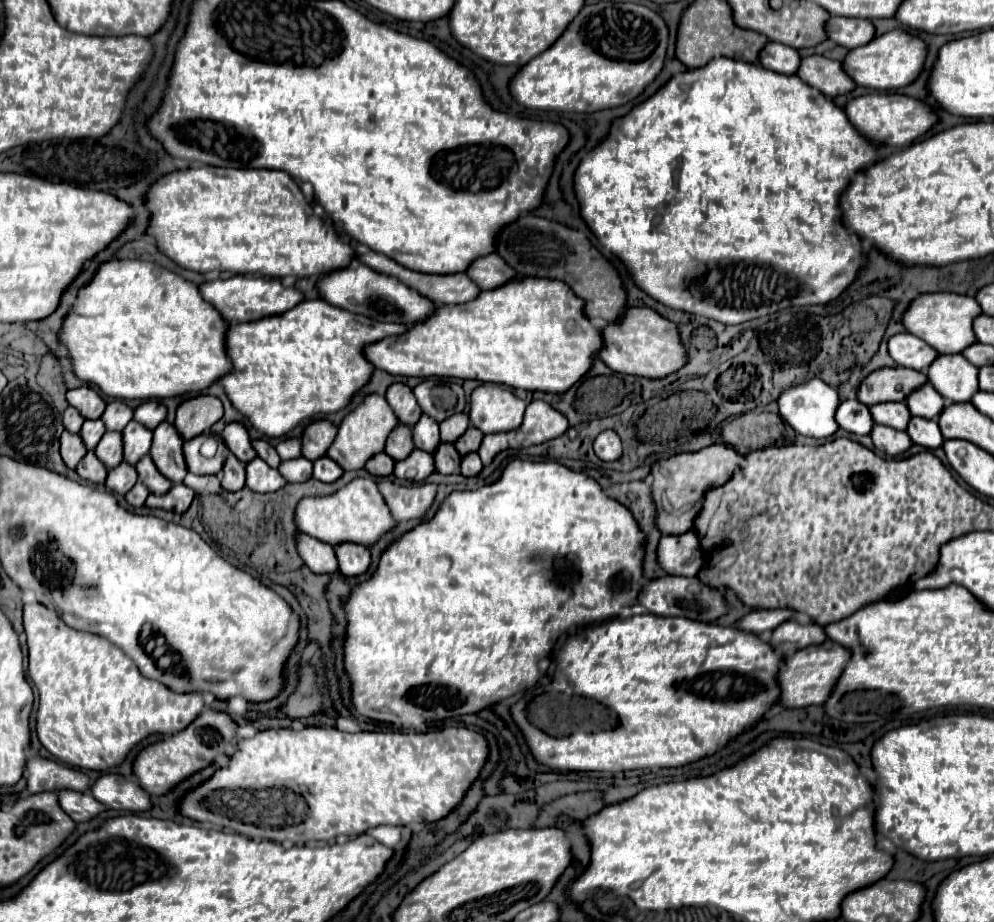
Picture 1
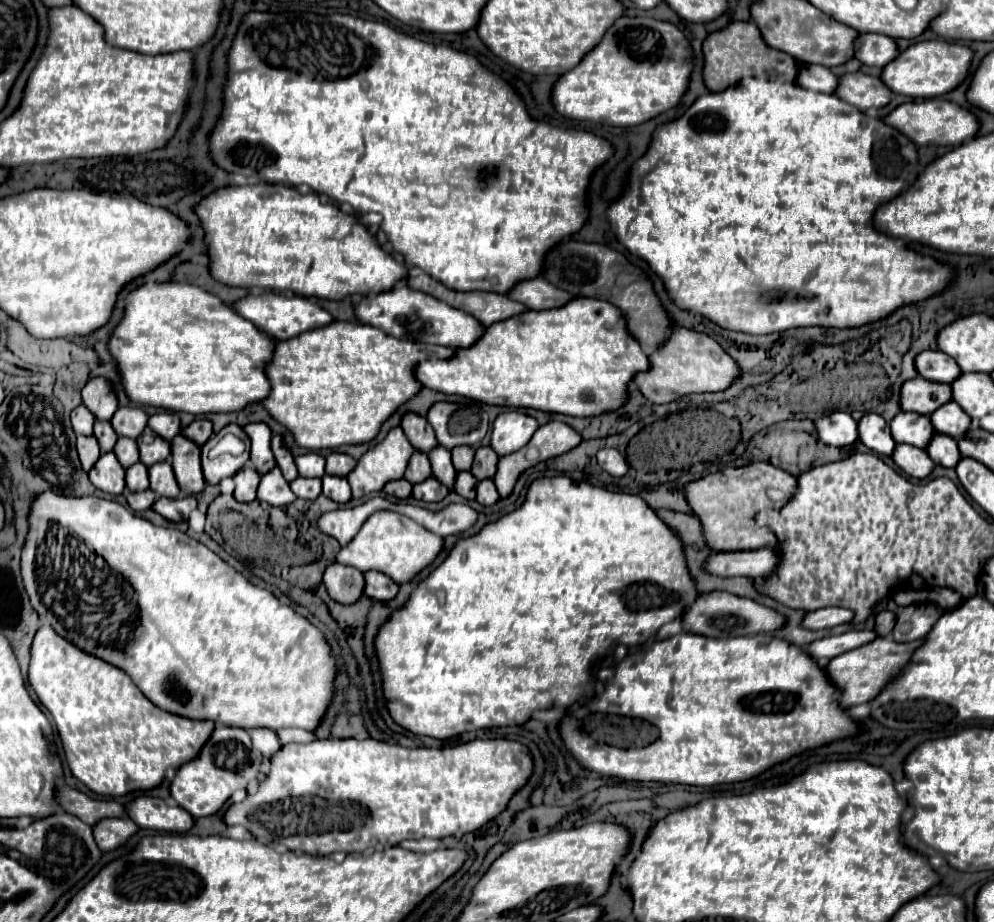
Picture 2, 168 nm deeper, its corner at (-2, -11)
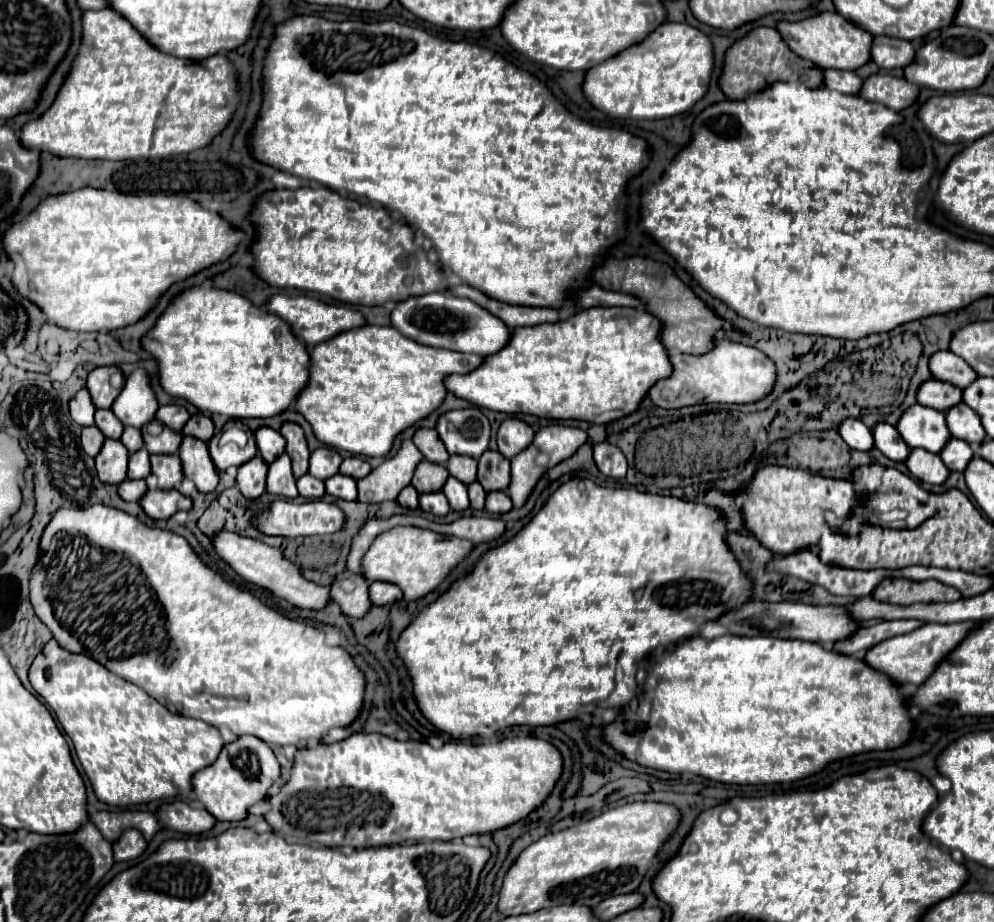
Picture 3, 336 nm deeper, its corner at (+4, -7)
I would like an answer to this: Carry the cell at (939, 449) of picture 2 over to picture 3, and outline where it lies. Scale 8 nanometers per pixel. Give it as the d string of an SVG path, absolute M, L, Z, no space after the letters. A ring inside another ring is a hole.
M952 439L948 445L946 445L946 451L940 453L942 461L946 463L946 467L950 467L952 471L964 471L970 463L970 459L974 457L974 451L968 443L964 443L962 439Z

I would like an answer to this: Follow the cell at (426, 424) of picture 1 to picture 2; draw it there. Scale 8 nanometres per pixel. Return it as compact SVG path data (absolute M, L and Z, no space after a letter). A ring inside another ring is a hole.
M436 445L432 451L428 451L428 459L430 459L432 473L436 475L436 479L440 479L452 491L452 479L456 477L456 469L452 467L450 451L444 451L444 447Z

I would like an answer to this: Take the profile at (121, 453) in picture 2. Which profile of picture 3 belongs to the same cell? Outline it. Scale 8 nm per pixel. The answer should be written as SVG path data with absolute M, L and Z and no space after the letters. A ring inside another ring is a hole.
M126 427L124 433L122 433L122 439L120 439L120 441L126 445L126 449L128 449L130 453L134 453L134 451L138 451L138 449L144 447L142 431L136 429L136 427Z

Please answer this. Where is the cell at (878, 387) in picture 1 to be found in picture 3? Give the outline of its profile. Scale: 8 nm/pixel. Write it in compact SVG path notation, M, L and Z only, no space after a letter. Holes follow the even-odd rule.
M930 379L930 381L922 383L922 387L918 389L916 399L922 405L930 405L932 409L948 411L954 405L962 403L962 389L958 389L958 387L954 387L954 385L946 383L946 381Z

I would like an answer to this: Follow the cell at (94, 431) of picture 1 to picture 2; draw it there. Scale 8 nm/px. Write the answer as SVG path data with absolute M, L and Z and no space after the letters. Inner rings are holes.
M100 421L94 423L94 437L98 439L98 445L100 445L102 453L112 451L112 447L114 447L114 443L118 439L116 431L112 431L112 425L110 423L100 423Z

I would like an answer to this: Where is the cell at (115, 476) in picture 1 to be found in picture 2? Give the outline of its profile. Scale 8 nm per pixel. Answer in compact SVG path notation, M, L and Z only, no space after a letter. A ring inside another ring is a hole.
M136 463L126 471L126 493L144 489L148 489L148 469L142 463Z

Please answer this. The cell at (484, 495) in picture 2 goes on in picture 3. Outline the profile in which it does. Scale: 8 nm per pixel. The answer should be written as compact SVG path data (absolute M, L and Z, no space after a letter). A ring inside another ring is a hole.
M496 491L496 493L488 493L486 497L486 511L494 513L494 515L502 515L502 513L508 513L512 511L512 499L508 493L504 491Z

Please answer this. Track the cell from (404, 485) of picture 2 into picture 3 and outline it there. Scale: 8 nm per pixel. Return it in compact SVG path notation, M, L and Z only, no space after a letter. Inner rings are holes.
M410 485L406 489L402 489L402 495L398 495L398 503L404 507L404 509L418 509L420 503L418 503L418 491Z

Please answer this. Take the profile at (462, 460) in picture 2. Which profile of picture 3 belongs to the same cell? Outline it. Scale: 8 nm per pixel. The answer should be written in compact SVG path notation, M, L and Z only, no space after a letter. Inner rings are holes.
M452 455L448 459L446 469L450 471L450 475L454 475L458 481L462 481L464 485L470 485L476 481L476 461L464 455Z

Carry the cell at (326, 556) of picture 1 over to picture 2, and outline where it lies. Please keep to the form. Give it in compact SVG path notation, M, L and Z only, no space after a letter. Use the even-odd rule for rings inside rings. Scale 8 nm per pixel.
M330 563L324 571L322 583L328 595L338 603L354 603L364 589L364 577L358 569L340 563Z

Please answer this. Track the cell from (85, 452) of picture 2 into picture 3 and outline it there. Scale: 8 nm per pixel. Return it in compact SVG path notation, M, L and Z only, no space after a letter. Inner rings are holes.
M90 425L90 427L82 429L82 447L90 457L96 457L100 453L100 447L102 447L104 439L106 437L102 435L102 431L96 425Z

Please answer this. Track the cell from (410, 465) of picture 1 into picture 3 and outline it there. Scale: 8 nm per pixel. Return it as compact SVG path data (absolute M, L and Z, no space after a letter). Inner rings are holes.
M436 491L434 495L420 495L420 509L426 513L444 517L444 515L448 515L450 505L448 505L448 499L444 497L444 493Z

